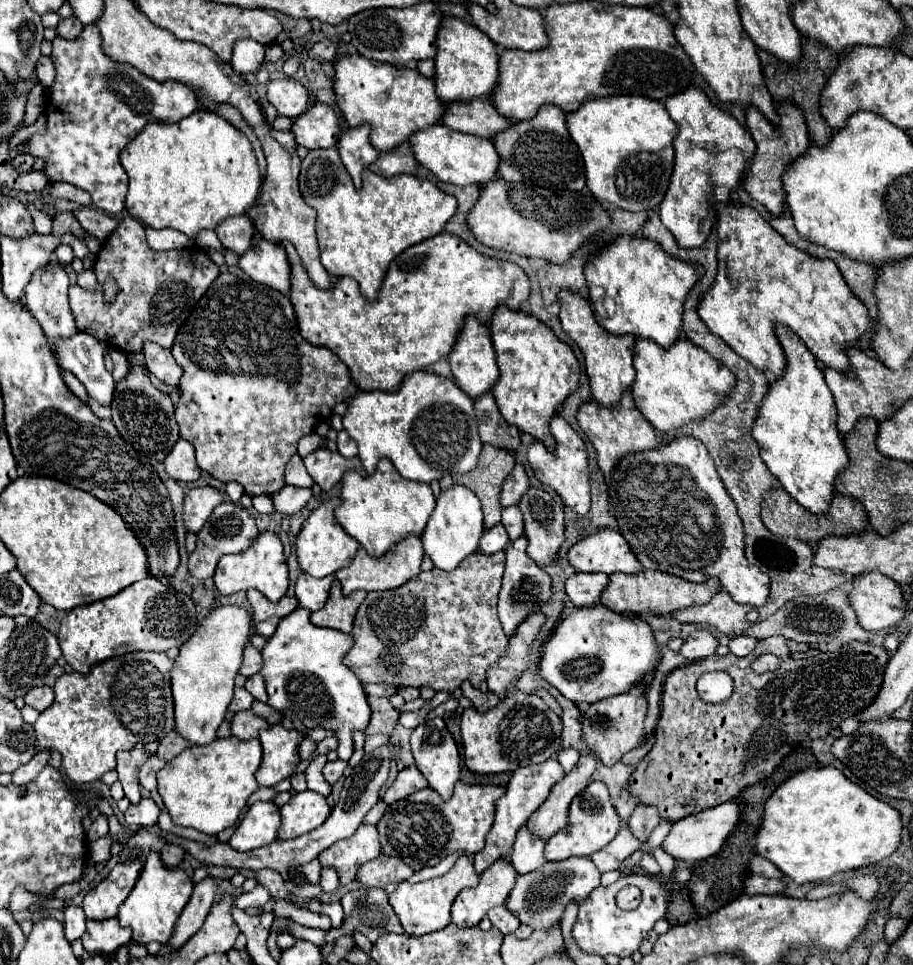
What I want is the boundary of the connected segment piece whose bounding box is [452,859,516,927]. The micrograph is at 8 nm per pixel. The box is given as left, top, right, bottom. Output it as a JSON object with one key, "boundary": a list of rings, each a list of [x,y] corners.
{"boundary":[[[496,859],[496,863],[480,875],[480,883],[476,887],[464,889],[454,899],[452,923],[458,927],[478,925],[490,907],[506,903],[514,881],[516,871],[512,871],[512,863],[506,859]]]}

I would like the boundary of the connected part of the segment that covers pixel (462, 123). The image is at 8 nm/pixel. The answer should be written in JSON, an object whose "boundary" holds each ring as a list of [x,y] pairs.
{"boundary":[[[472,99],[470,103],[446,103],[444,111],[442,123],[460,133],[492,139],[496,133],[510,127],[508,119],[504,119],[486,99]]]}

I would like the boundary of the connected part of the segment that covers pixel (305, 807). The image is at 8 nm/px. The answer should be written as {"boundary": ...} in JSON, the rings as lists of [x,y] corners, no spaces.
{"boundary":[[[314,791],[296,793],[284,807],[282,807],[282,827],[278,839],[294,839],[300,837],[318,825],[322,825],[330,815],[330,805],[326,797]]]}

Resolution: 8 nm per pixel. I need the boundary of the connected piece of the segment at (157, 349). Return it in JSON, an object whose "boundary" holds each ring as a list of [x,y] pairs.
{"boundary":[[[144,343],[142,347],[142,355],[146,361],[146,367],[152,375],[156,375],[162,383],[178,387],[182,369],[178,367],[178,363],[174,361],[170,349],[164,349],[156,343]]]}

